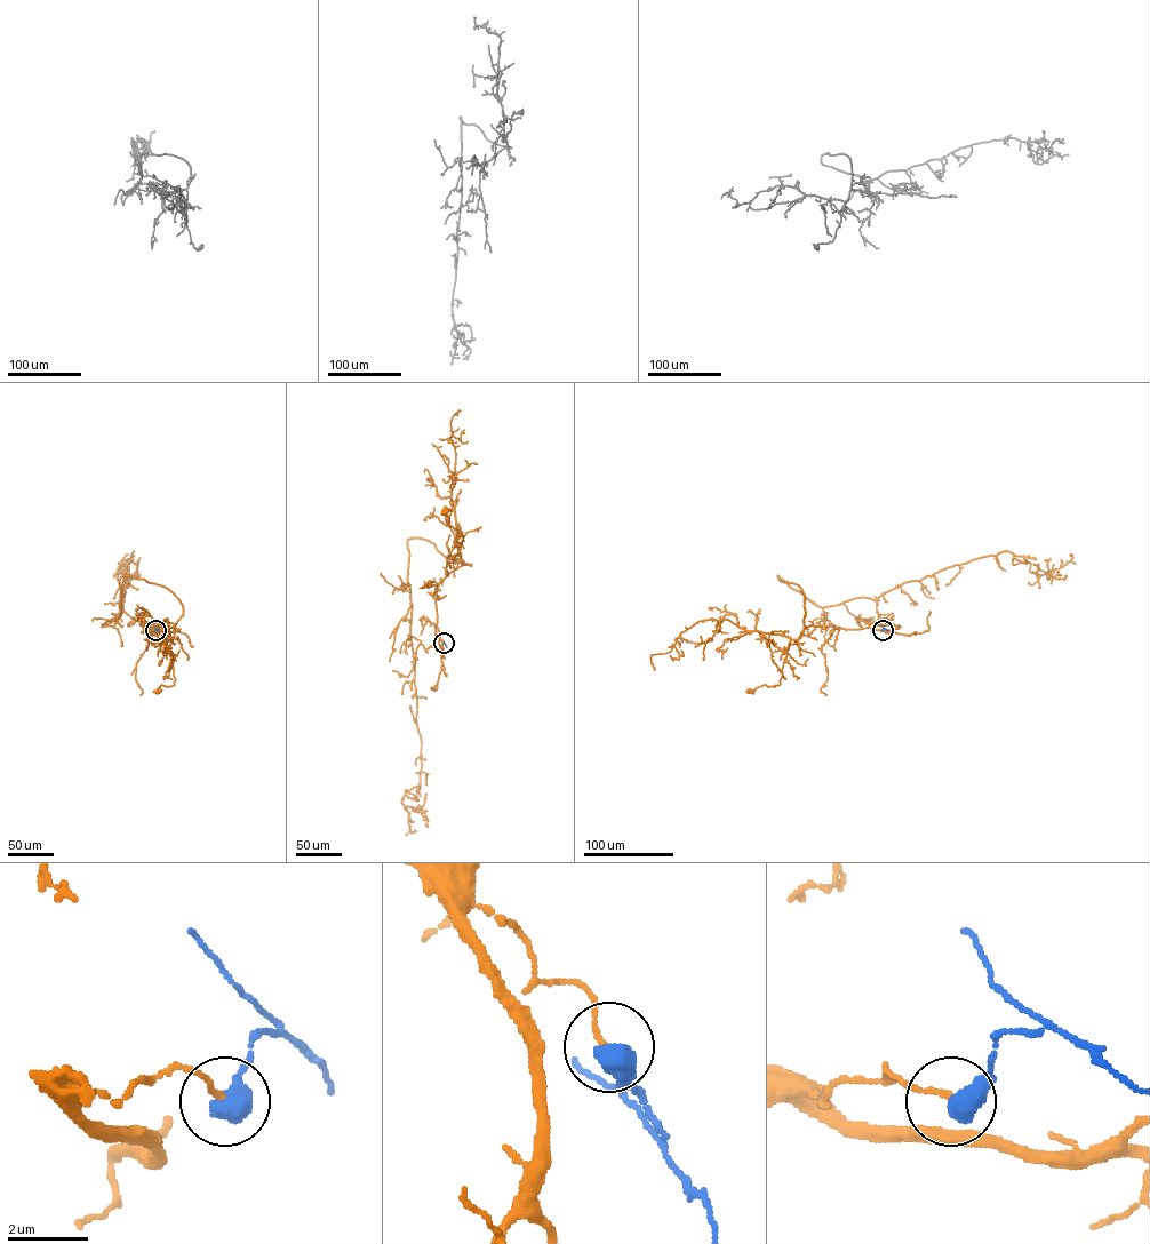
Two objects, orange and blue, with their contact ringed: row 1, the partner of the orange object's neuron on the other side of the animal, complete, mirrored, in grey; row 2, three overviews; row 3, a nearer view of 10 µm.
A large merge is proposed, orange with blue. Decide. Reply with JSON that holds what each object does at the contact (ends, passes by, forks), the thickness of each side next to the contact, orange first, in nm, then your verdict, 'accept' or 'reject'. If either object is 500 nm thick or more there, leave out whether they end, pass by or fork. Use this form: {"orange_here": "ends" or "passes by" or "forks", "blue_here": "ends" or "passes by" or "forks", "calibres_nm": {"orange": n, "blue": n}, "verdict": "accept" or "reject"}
{"calibres_nm": {"orange": 110, "blue": 650}, "verdict": "reject"}

